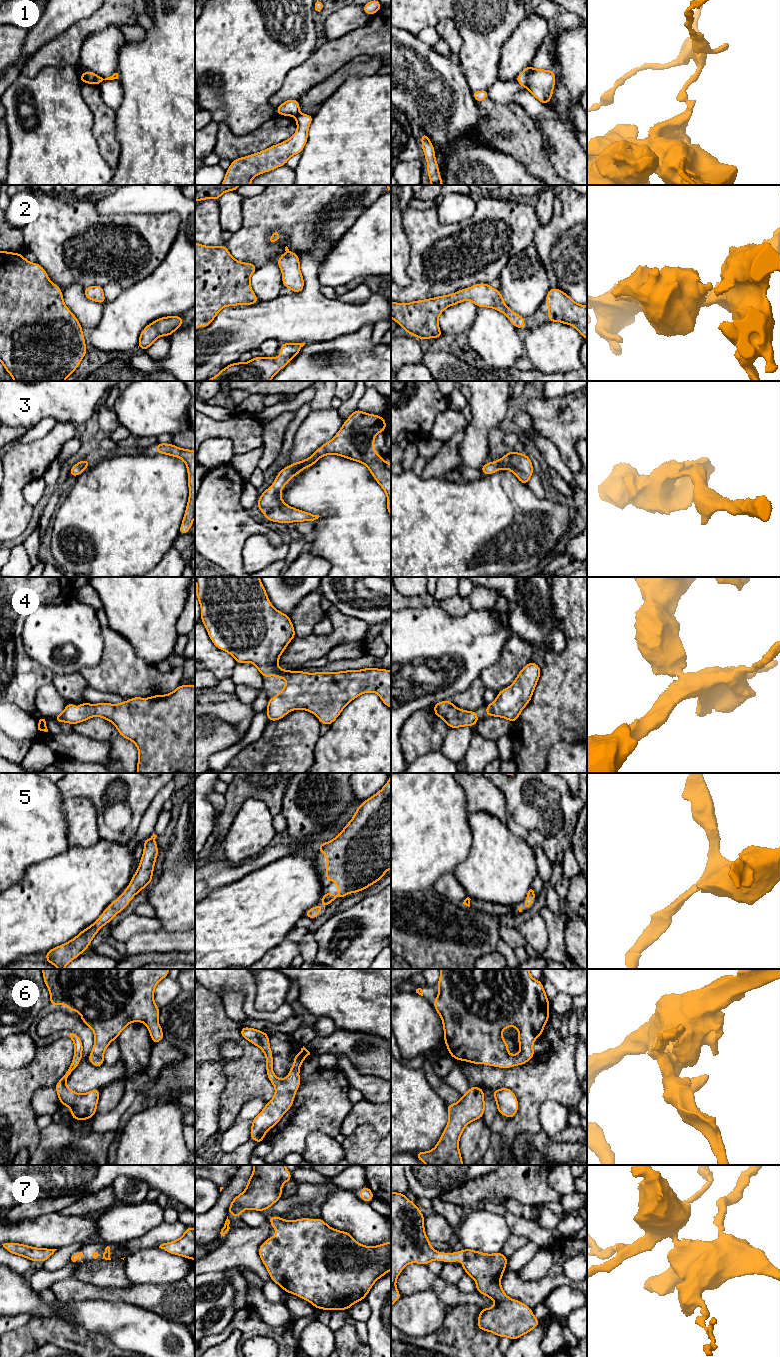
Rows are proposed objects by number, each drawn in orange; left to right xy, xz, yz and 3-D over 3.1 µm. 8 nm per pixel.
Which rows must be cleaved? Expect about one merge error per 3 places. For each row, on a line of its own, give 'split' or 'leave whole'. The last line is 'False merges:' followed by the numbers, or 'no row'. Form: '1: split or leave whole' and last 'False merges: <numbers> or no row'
1: split
2: leave whole
3: leave whole
4: leave whole
5: leave whole
6: leave whole
7: leave whole
False merges: 1

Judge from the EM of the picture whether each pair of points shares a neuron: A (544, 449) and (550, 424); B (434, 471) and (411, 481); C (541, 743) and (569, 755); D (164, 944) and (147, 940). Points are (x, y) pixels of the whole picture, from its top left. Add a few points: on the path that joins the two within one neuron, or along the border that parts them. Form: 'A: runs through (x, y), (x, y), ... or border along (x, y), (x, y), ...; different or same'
A: border along (532, 421), (532, 428), (555, 445), (561, 458); different
B: border along (420, 476), (444, 479); different
C: border along (575, 741), (557, 742), (550, 749), (546, 762); different
D: runs through (160, 942), (151, 942); same

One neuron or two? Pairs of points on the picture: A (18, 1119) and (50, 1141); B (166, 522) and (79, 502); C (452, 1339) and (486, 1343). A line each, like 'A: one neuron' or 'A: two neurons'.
A: two neurons
B: one neuron
C: one neuron

